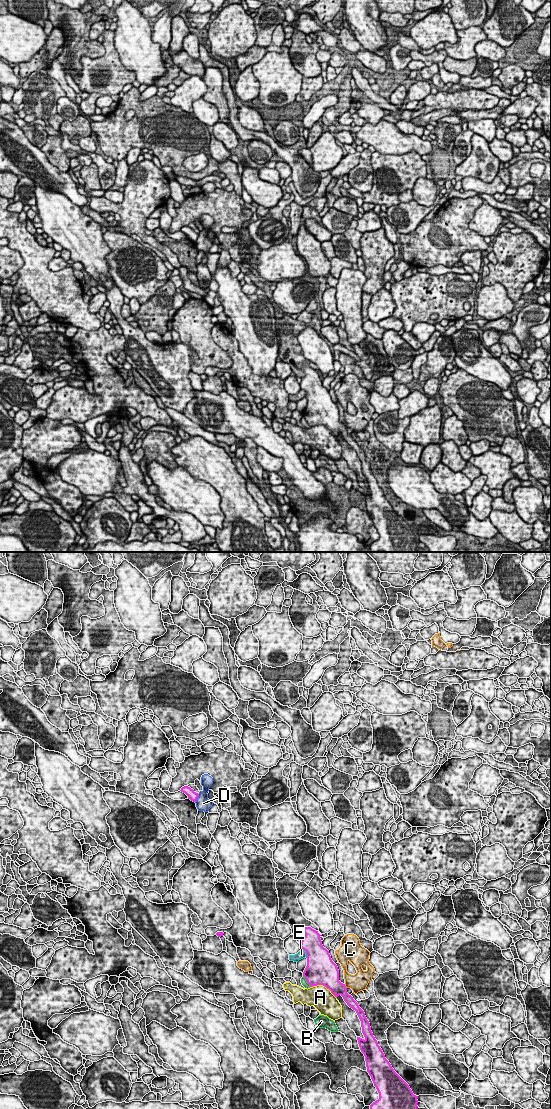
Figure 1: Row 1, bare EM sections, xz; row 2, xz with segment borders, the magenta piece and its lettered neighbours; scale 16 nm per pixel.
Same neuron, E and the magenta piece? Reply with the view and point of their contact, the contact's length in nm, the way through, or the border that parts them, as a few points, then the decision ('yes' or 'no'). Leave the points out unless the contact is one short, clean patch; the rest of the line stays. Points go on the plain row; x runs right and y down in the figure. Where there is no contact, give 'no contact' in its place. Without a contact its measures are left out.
meets magenta in xz at (306, 392); contact 170 nm long; border along xz (301, 388), (306, 396); no

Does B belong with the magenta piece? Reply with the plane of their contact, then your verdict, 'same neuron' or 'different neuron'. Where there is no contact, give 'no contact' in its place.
xz | different neuron

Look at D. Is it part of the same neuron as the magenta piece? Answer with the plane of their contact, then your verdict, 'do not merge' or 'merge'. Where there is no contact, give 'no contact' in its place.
contact in xz; do not merge

